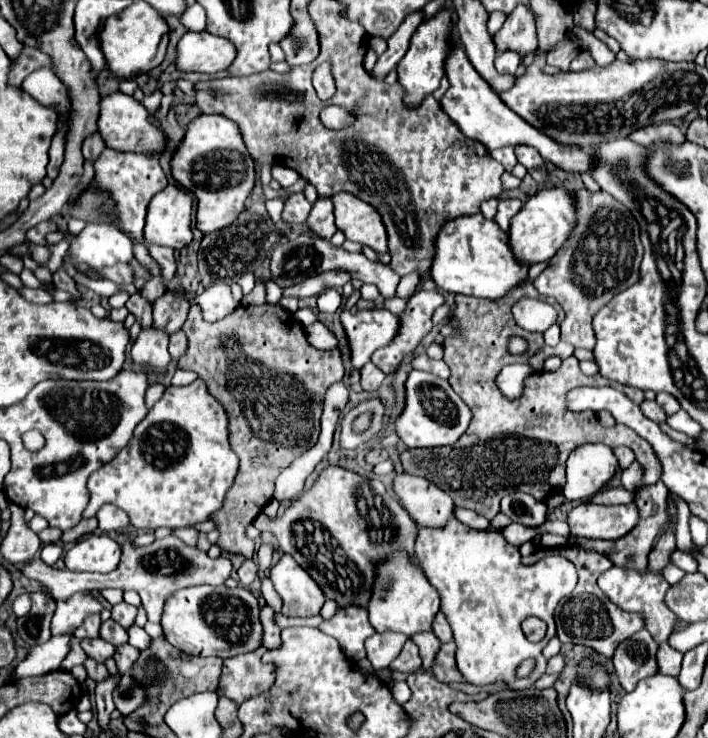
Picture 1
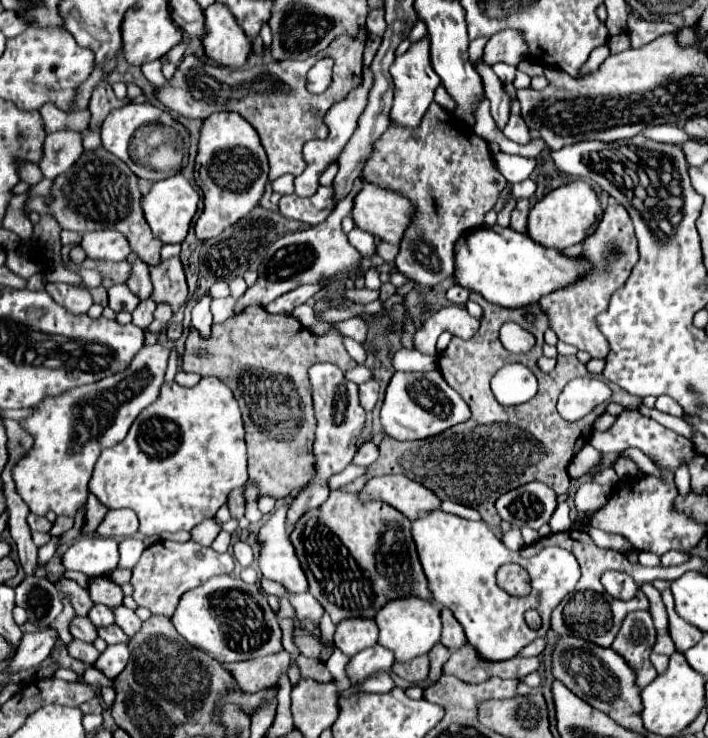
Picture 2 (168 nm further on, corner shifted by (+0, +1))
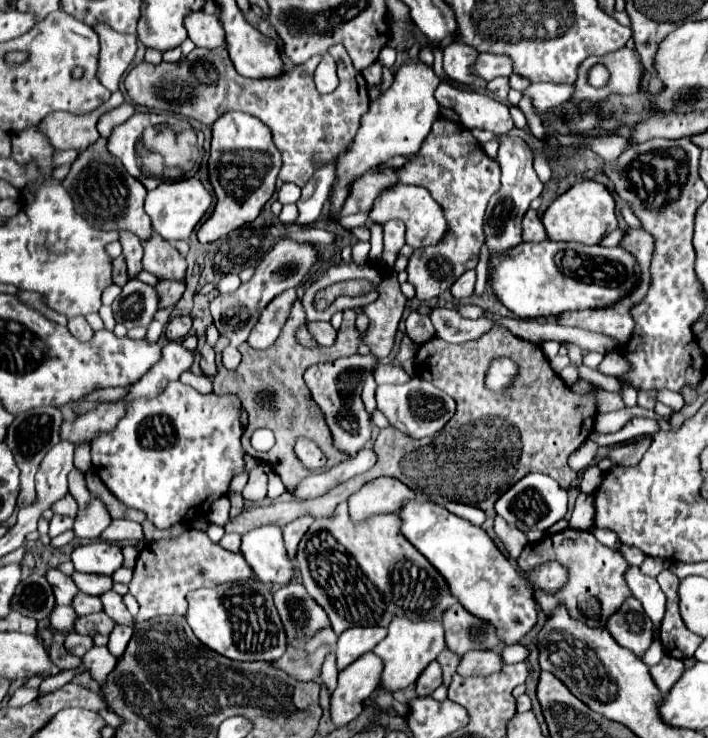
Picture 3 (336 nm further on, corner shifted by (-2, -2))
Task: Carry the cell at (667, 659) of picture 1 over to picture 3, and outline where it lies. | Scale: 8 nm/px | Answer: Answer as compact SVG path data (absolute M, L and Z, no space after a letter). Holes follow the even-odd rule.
M653 641L653 643L651 643L651 647L649 647L649 649L647 649L647 651L641 655L641 661L643 661L645 665L649 665L649 667L651 667L651 665L659 663L659 661L663 659L663 655L665 655L665 653L663 653L661 643Z

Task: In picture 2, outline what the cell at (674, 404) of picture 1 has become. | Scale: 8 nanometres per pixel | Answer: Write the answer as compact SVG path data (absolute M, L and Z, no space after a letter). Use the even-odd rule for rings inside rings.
M659 396L655 408L657 408L659 412L671 414L671 416L683 416L683 408L681 408L673 398L669 398L669 396Z

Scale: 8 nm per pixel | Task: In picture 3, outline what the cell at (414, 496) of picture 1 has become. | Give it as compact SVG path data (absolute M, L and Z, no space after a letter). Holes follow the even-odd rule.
M379 477L349 497L349 517L363 521L379 513L397 513L409 499L415 499L415 493L399 479Z

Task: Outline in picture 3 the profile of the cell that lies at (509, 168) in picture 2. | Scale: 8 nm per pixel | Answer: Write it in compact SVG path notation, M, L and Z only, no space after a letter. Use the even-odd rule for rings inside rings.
M449 43L443 49L443 71L445 75L449 75L453 81L459 83L467 83L467 85L475 85L485 89L485 81L471 77L469 65L477 59L477 51L473 47L467 47L463 43Z

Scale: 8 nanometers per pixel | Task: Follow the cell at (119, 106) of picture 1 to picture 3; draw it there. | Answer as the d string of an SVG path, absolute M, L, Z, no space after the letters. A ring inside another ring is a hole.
M141 111L129 117L123 125L115 127L111 137L109 137L109 151L121 159L125 169L139 179L147 189L155 189L159 179L147 179L143 171L139 171L139 159L135 159L135 143L143 139L143 131L147 131L147 123L151 123L155 115L143 115Z

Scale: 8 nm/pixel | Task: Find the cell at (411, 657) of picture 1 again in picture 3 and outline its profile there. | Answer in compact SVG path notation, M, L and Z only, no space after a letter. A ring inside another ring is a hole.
M433 661L433 663L421 673L421 677L417 679L417 695L419 695L419 697L429 697L441 683L443 683L441 667L439 667L437 661Z

